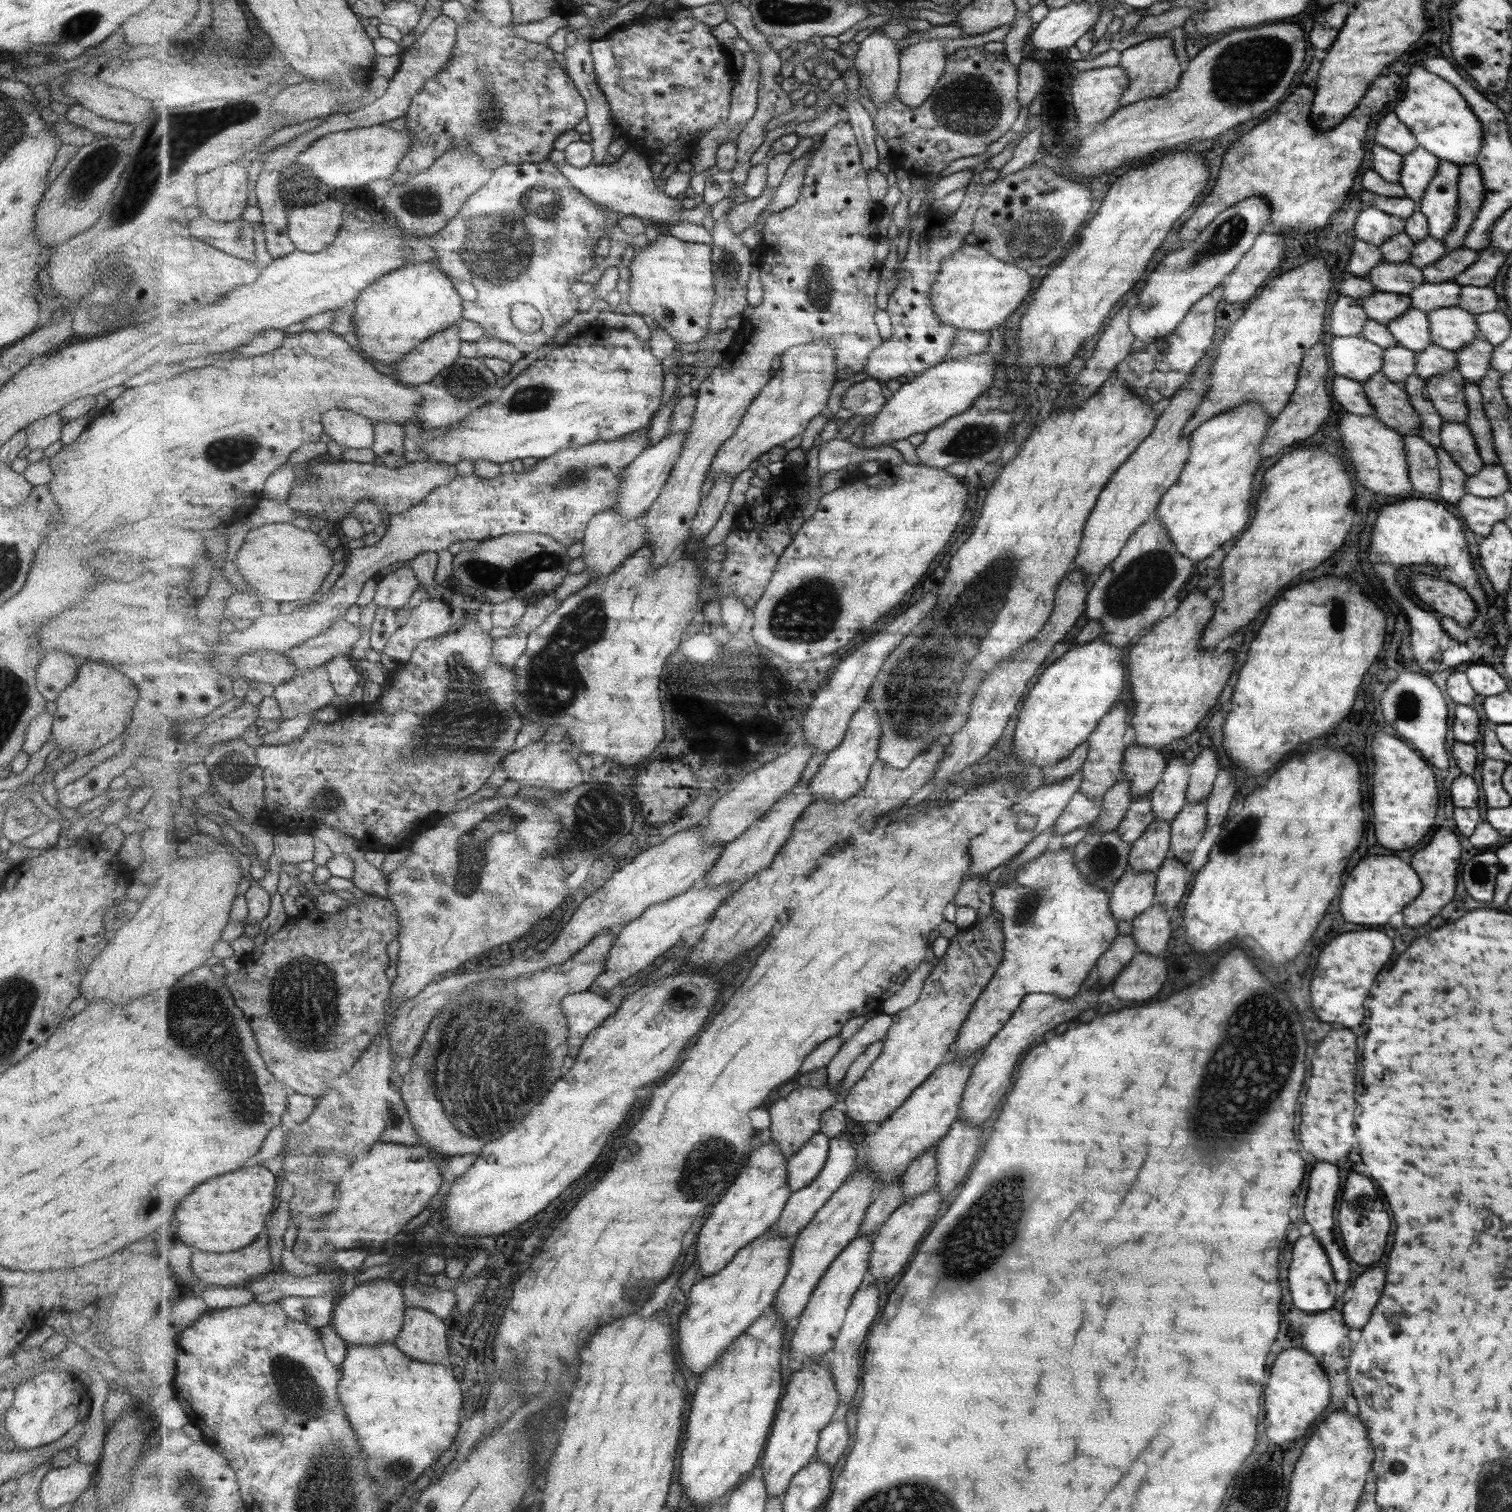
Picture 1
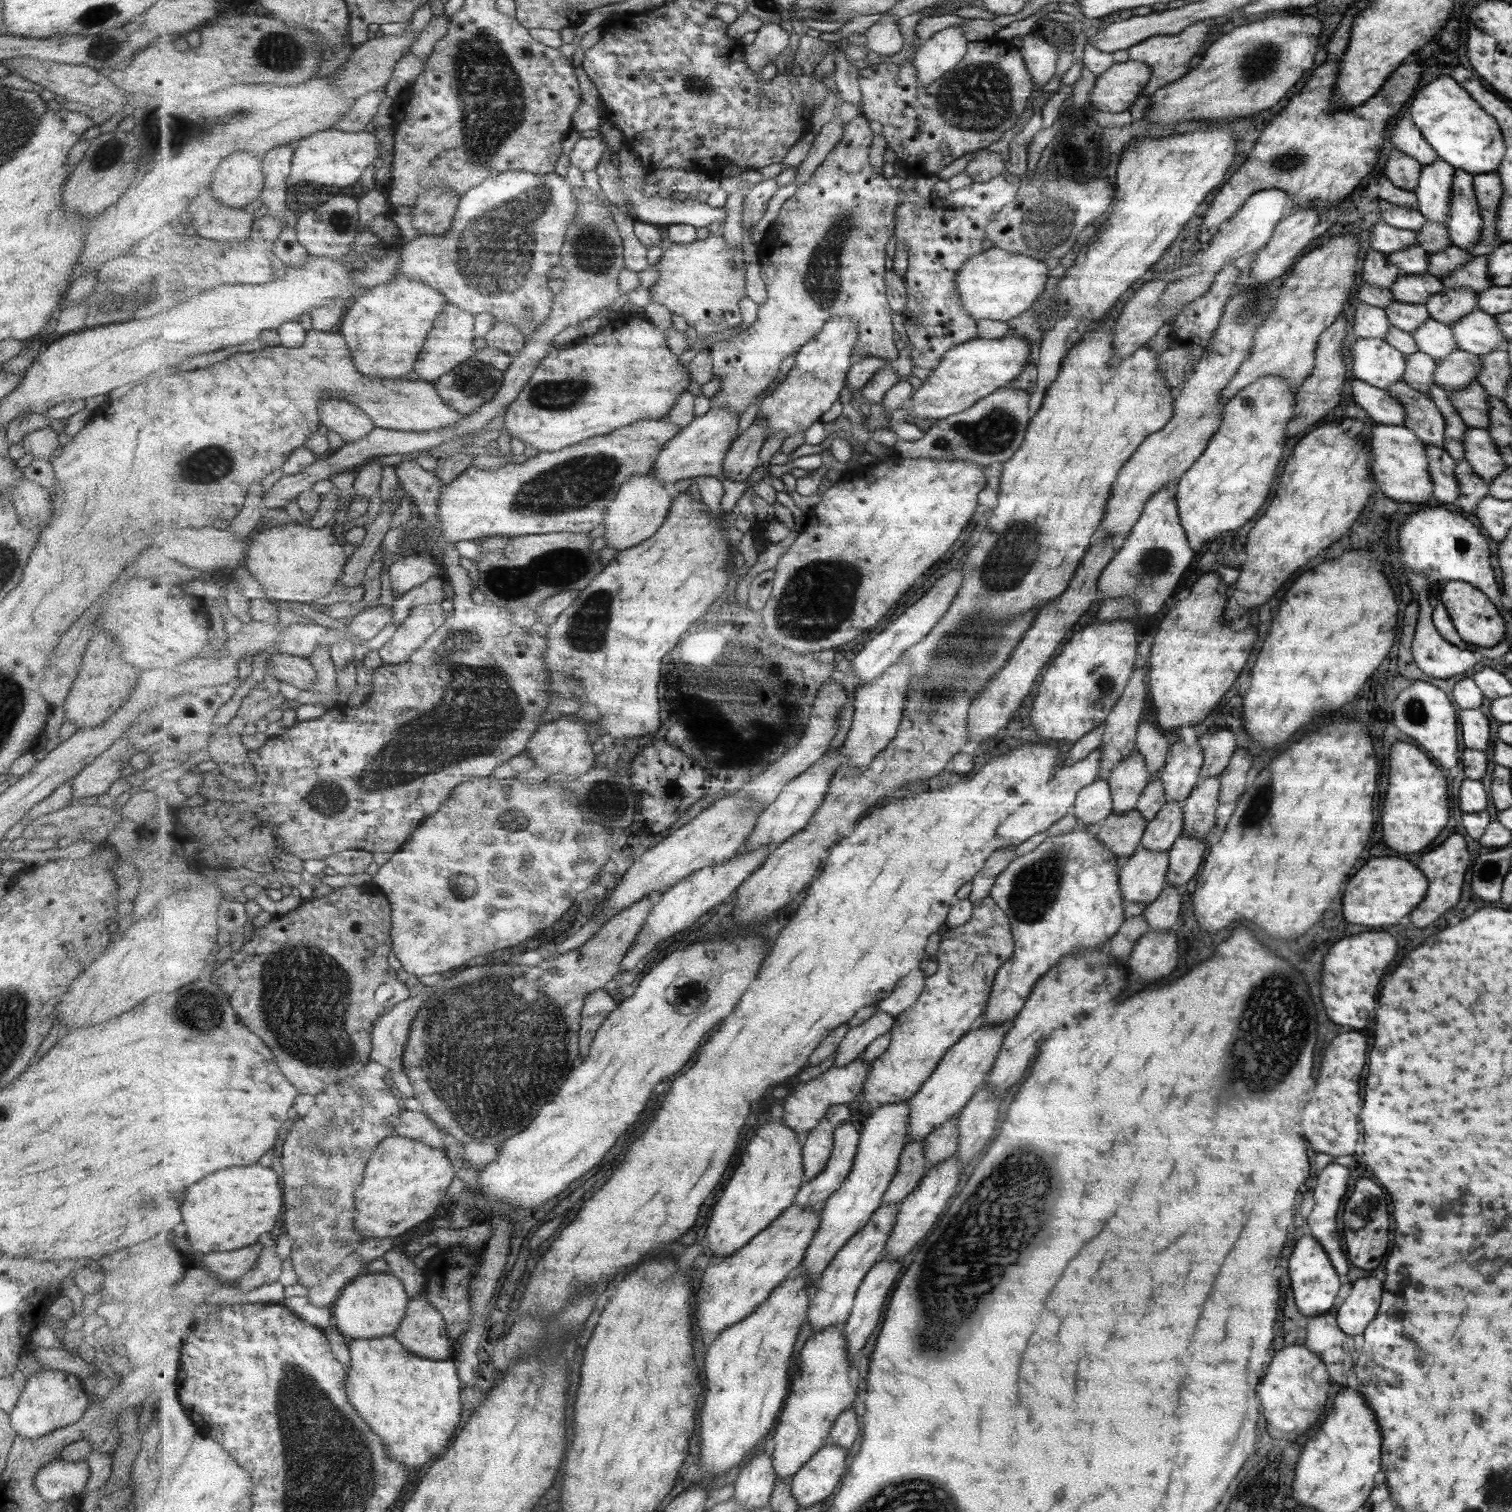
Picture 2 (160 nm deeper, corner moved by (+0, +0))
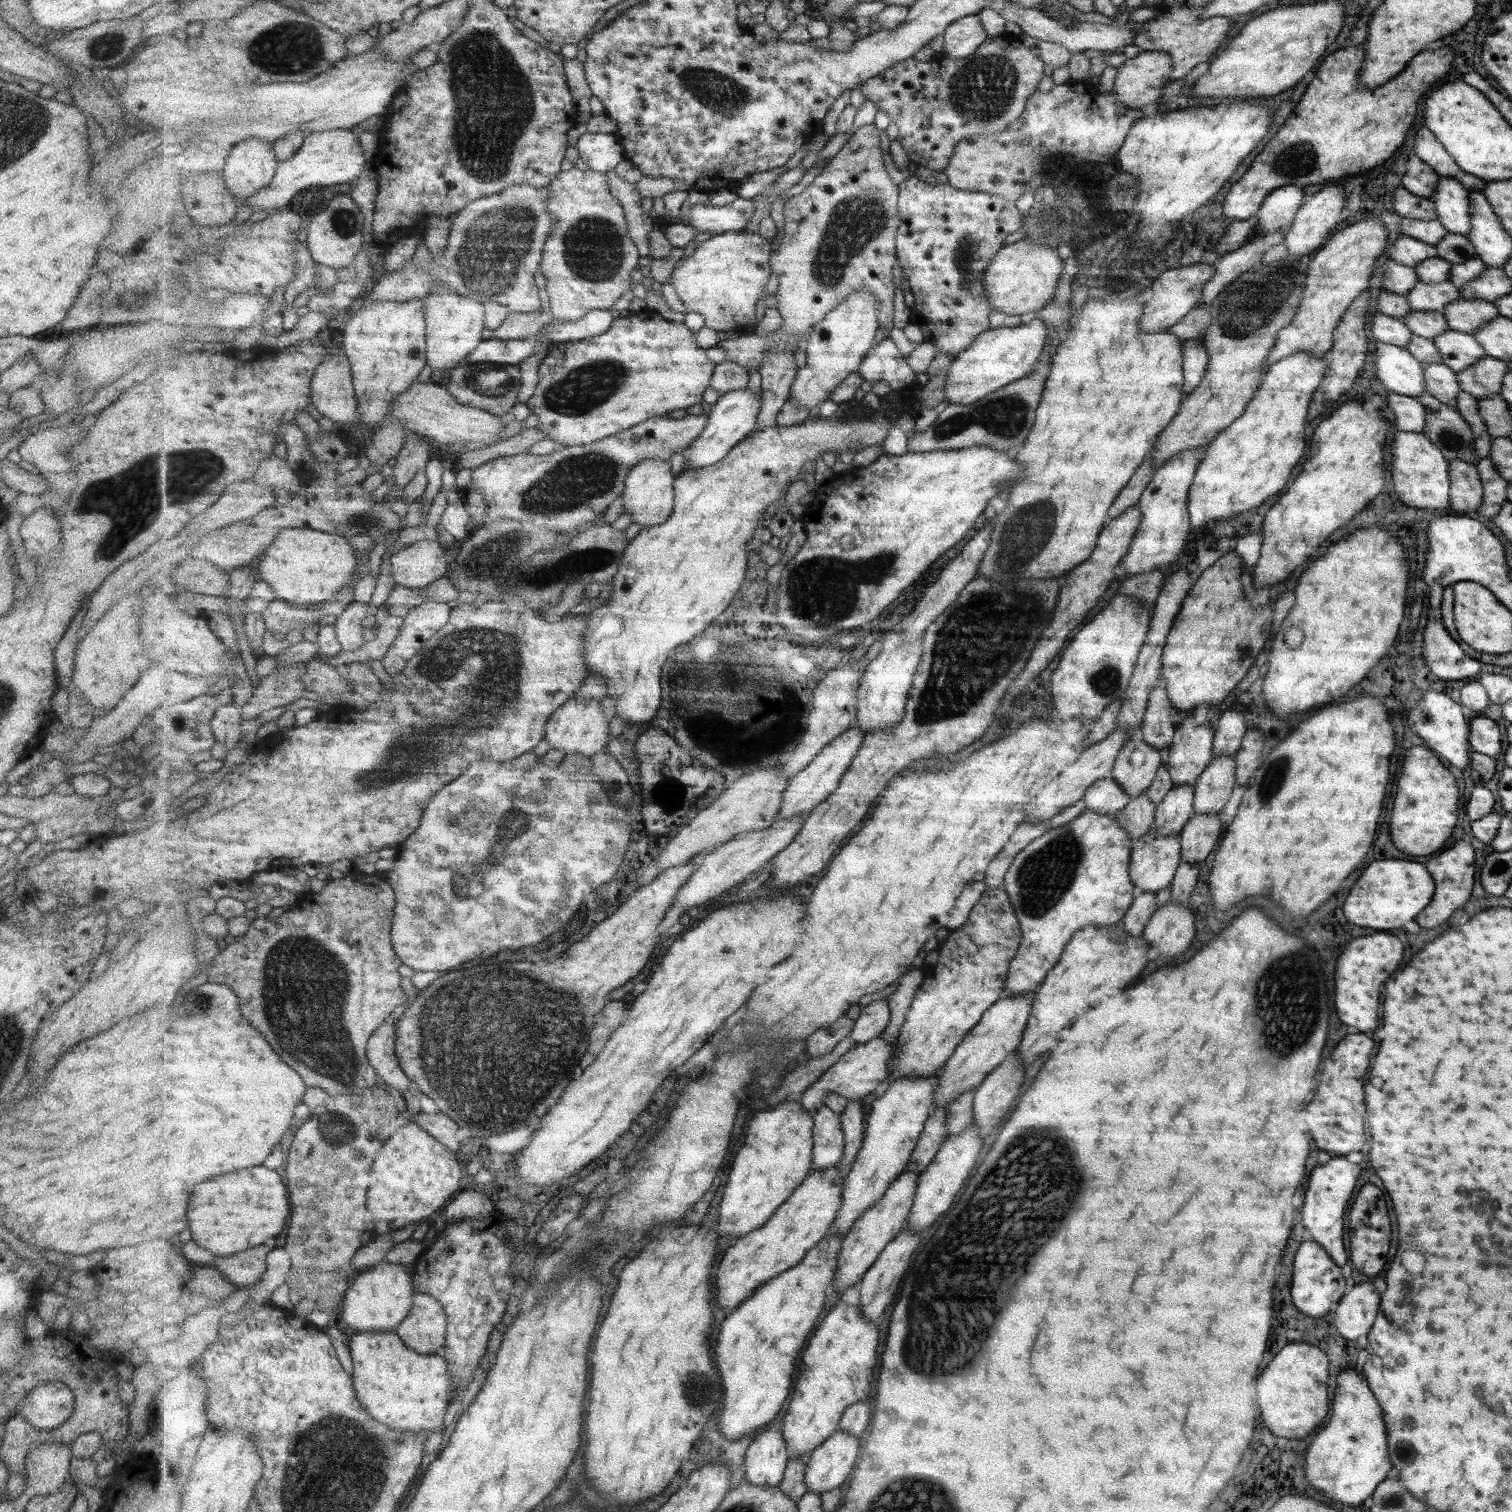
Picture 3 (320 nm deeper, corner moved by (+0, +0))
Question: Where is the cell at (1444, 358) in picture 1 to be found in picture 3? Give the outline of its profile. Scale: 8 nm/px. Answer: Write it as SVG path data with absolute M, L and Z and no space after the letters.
M1484 356L1467 370L1456 372L1456 379L1463 392L1471 394L1476 399L1489 398L1500 394L1508 365L1499 359Z

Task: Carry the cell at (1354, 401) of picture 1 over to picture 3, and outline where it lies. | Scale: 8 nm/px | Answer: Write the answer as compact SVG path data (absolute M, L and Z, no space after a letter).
M1387 391L1386 406L1393 412L1397 431L1421 433L1426 424L1426 410L1423 403L1411 398Z

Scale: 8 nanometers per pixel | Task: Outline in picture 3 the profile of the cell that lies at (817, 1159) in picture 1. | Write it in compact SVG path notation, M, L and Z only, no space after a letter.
M827 1105L821 1106L814 1115L814 1168L825 1170L837 1166L846 1153L846 1134L842 1117Z

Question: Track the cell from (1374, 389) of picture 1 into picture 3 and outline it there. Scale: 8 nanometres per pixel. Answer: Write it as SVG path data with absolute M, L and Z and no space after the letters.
M1427 392L1415 398L1423 403L1426 410L1426 424L1421 434L1442 451L1446 460L1462 460L1476 466L1480 464L1475 457L1470 424L1460 412Z

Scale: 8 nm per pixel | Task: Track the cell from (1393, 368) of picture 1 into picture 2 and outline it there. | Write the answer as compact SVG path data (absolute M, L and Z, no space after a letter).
M1419 351L1405 354L1404 357L1406 358L1406 372L1404 372L1404 378L1401 381L1426 394L1429 387L1435 383L1436 362L1430 355Z

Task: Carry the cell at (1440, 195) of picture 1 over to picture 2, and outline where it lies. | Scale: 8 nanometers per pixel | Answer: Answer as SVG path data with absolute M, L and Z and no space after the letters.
M1454 170L1450 218L1443 222L1453 246L1466 250L1478 242L1482 220L1473 190L1473 175Z

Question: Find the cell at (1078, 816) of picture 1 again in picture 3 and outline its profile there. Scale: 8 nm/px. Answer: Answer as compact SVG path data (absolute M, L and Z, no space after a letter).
M1111 776L1095 781L1084 791L1082 799L1084 809L1110 816L1130 802L1128 794L1123 792L1120 784Z

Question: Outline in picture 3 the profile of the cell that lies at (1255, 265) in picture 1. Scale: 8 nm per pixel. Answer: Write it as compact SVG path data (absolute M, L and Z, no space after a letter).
M1340 184L1326 185L1309 196L1296 212L1294 220L1285 228L1282 244L1286 247L1287 258L1293 260L1299 254L1309 254L1309 250L1321 247L1323 238L1329 238L1331 230L1335 228L1335 222L1339 220L1344 206L1345 194L1343 194L1343 185Z

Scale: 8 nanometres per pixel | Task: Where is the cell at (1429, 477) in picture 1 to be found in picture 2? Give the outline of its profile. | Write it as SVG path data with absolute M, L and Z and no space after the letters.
M1425 444L1428 456L1428 470L1432 478L1432 496L1441 505L1452 508L1459 496L1457 479L1454 473L1456 460L1441 449Z

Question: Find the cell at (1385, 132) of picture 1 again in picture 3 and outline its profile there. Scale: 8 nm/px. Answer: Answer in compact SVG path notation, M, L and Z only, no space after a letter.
M1423 126L1419 127L1419 130L1415 133L1413 152L1419 160L1430 166L1431 170L1439 177L1455 178L1468 191L1482 192L1485 181L1462 172L1453 158L1447 154L1444 146L1437 142L1432 132Z

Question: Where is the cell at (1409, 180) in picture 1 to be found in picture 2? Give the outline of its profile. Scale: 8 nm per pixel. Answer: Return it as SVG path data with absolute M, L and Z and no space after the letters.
M1440 158L1434 160L1431 164L1422 165L1421 173L1419 173L1418 188L1413 190L1417 202L1419 203L1418 211L1425 220L1431 222L1443 223L1450 218L1450 206L1452 201L1452 185L1453 174L1455 168L1448 162L1443 162Z

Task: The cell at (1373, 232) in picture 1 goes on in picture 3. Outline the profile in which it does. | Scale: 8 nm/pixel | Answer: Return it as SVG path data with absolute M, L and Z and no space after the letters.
M1401 233L1391 244L1389 254L1391 254L1390 260L1411 268L1415 268L1426 258L1438 256L1435 246L1419 242L1419 240L1409 238Z

